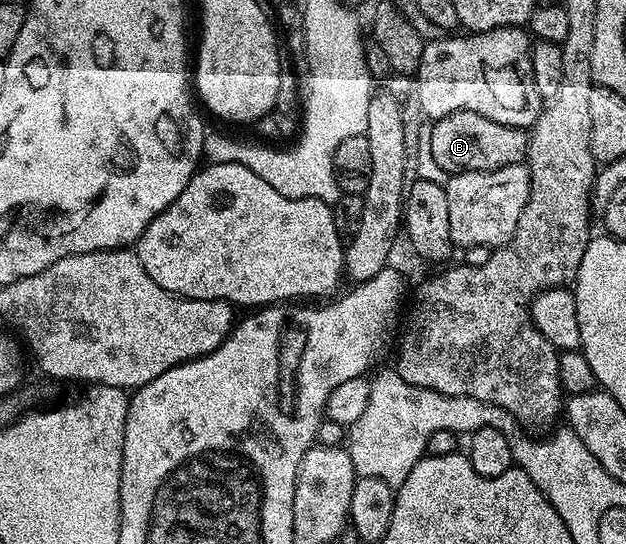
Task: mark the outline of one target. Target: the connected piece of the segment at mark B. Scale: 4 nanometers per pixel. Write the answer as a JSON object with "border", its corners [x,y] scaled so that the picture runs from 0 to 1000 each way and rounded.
{"border":[[[728,204],[706,215],[687,230],[687,239],[687,292],[693,303],[706,307],[714,322],[754,314],[772,318],[799,307],[835,301],[847,268],[842,239],[773,219],[773,211],[760,211],[754,204]]]}

